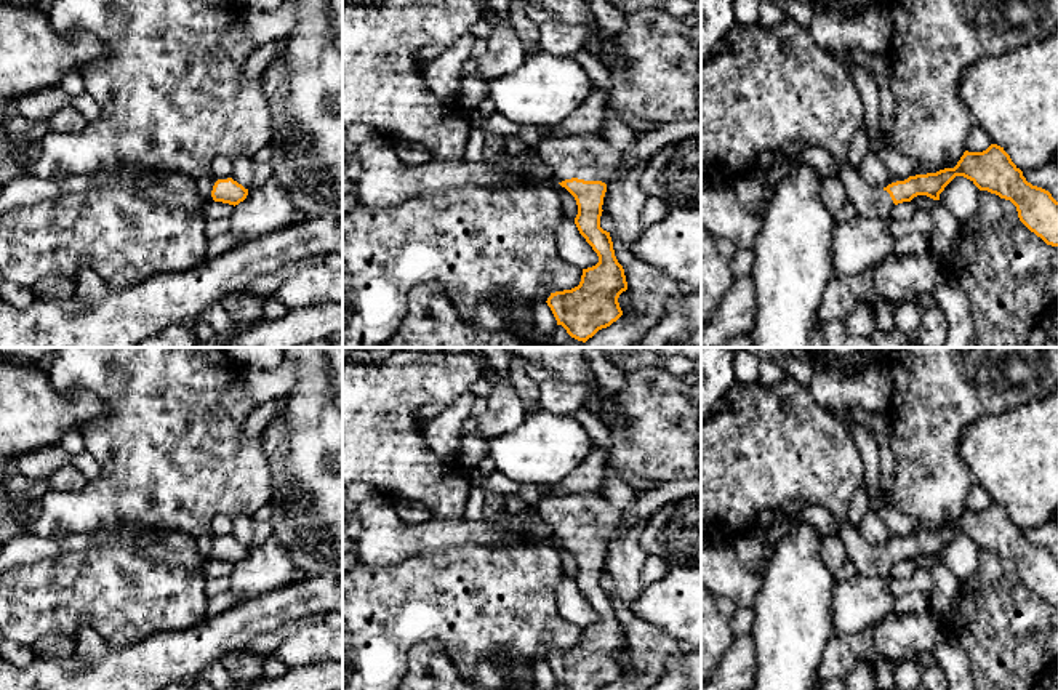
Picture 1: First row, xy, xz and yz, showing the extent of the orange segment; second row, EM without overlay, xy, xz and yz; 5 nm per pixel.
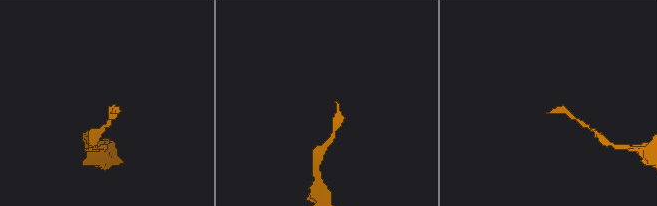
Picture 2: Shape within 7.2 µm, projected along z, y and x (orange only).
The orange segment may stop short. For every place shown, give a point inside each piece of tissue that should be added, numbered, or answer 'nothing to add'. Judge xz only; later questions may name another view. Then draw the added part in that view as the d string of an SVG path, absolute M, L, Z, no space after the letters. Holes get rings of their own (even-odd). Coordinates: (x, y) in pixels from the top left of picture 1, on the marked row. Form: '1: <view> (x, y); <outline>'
1: xz (589, 157); M597 133L544 138L535 146L552 166L557 183L571 178L605 183L618 162L618 154Z

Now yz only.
1: yz (769, 87); M789 14L773 29L765 27L763 22L747 27L735 22L722 42L725 50L711 51L701 62L701 179L711 184L731 184L749 175L762 150L775 154L787 142L820 146L839 162L839 179L856 215L890 219L895 207L890 194L868 184L847 160L852 138L864 125L864 104L850 69L824 51L808 29Z

